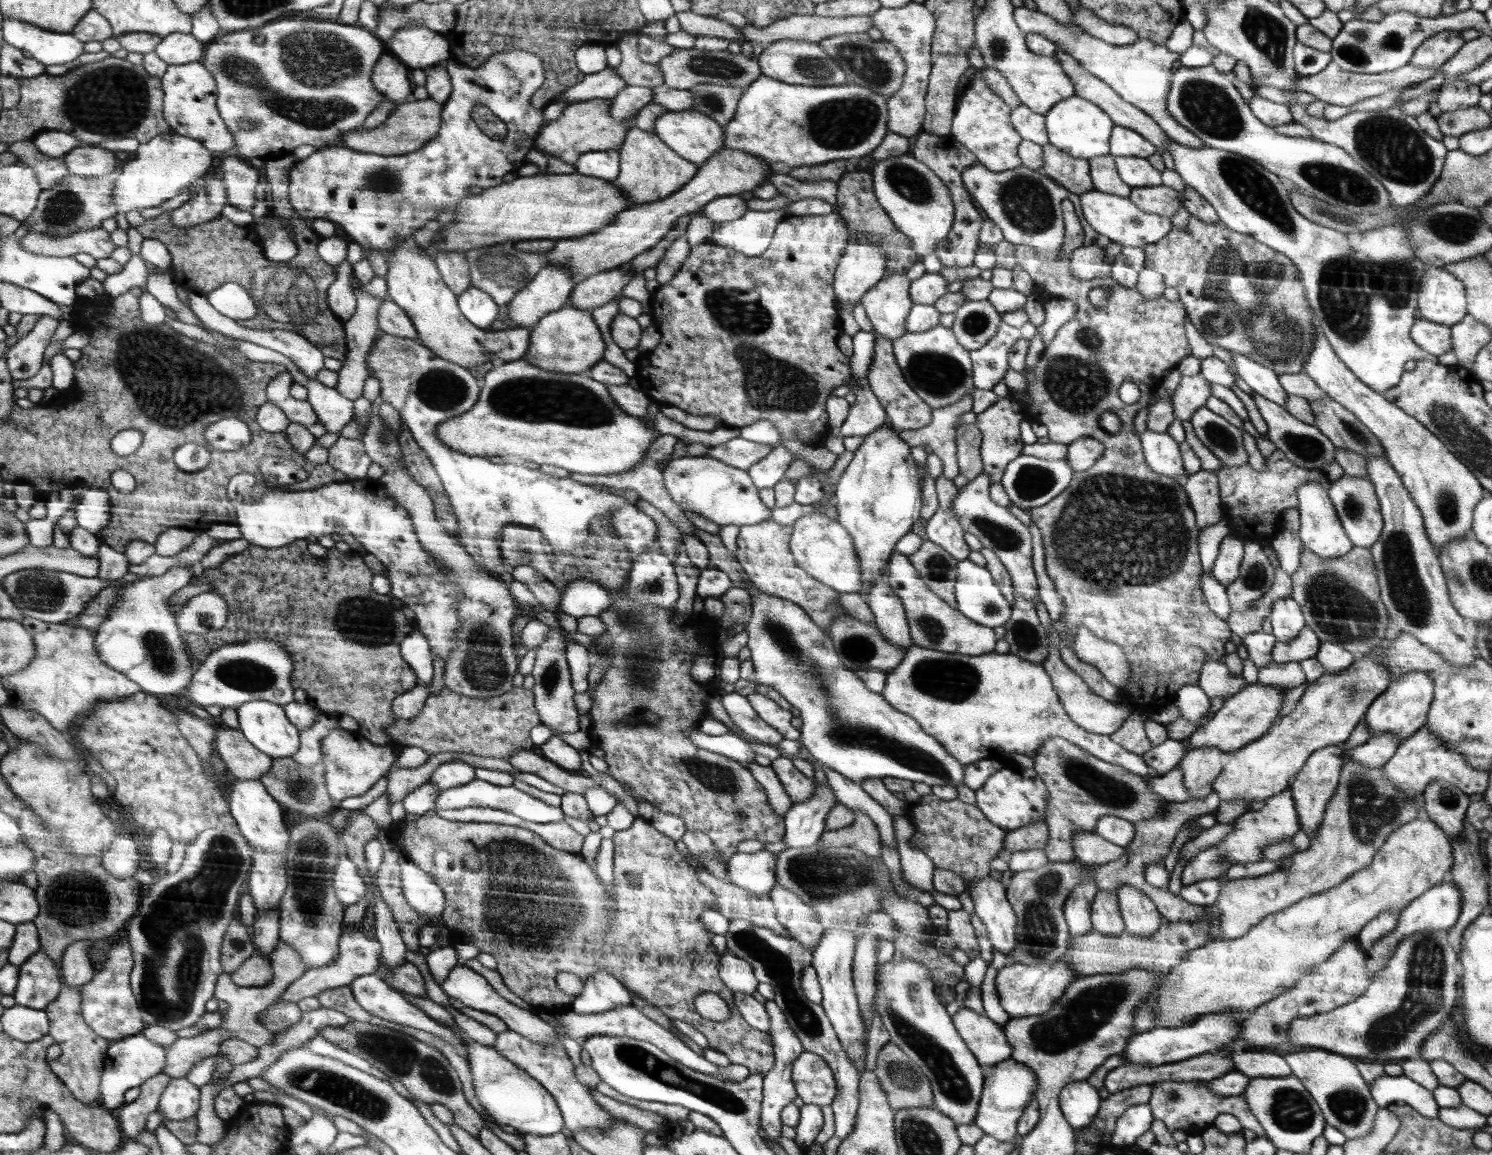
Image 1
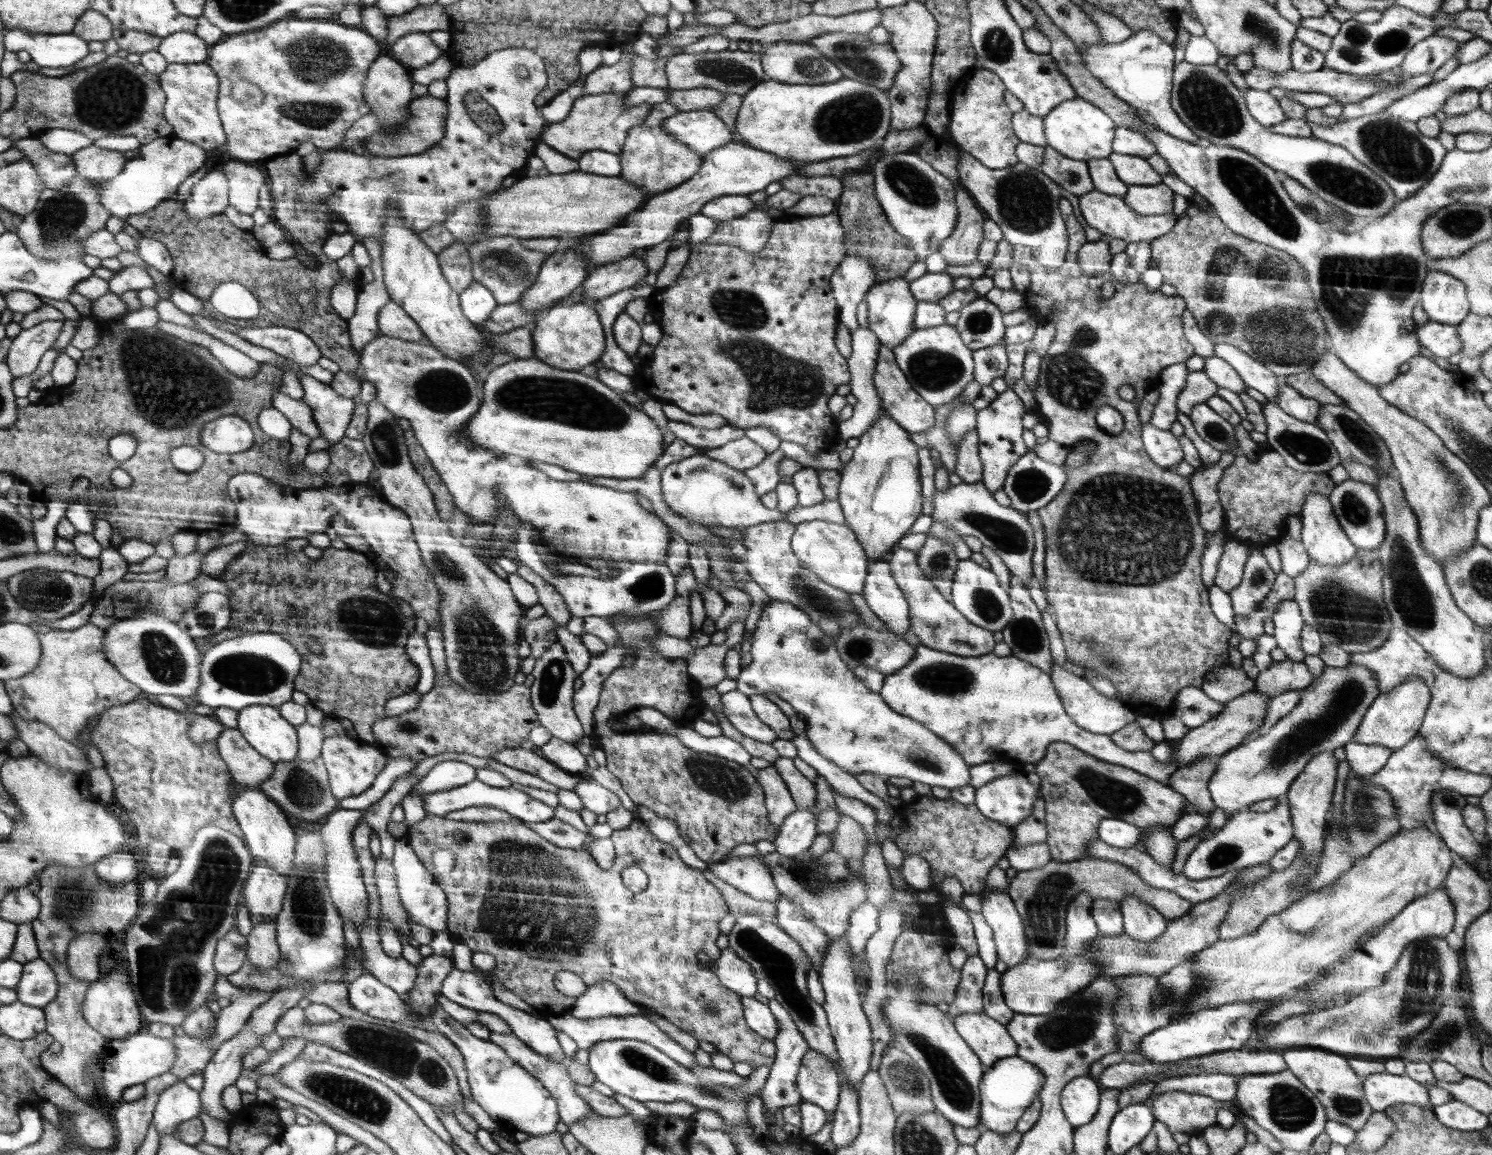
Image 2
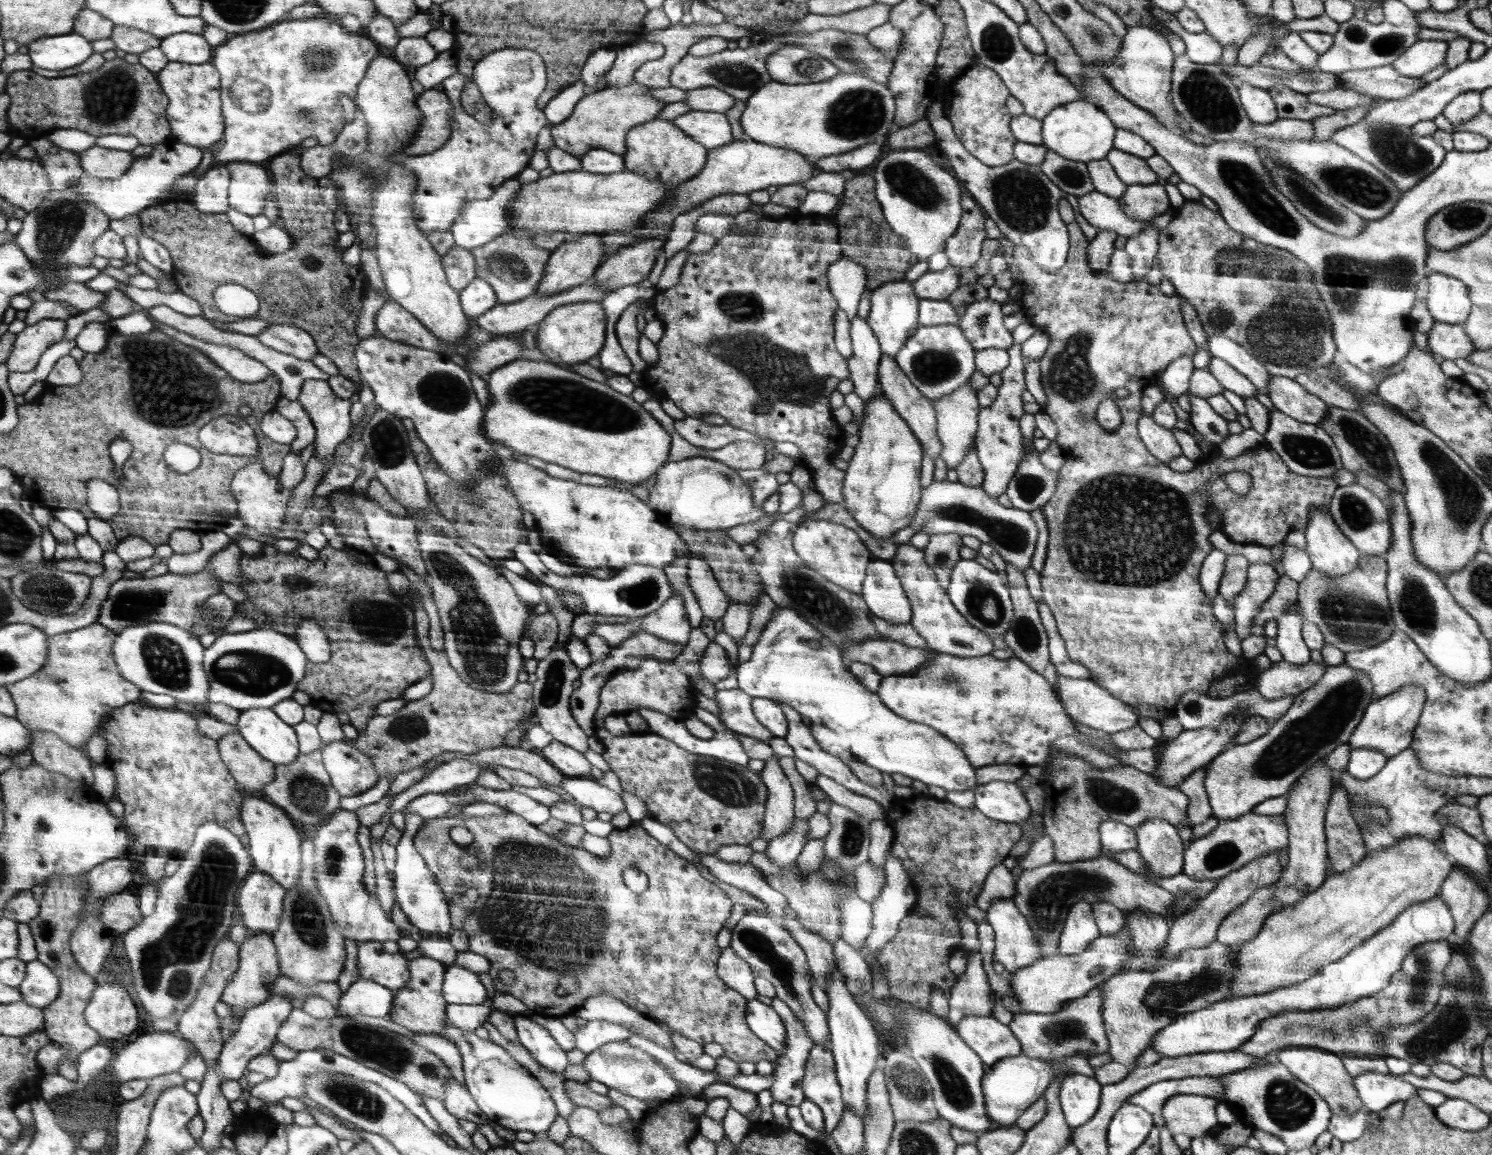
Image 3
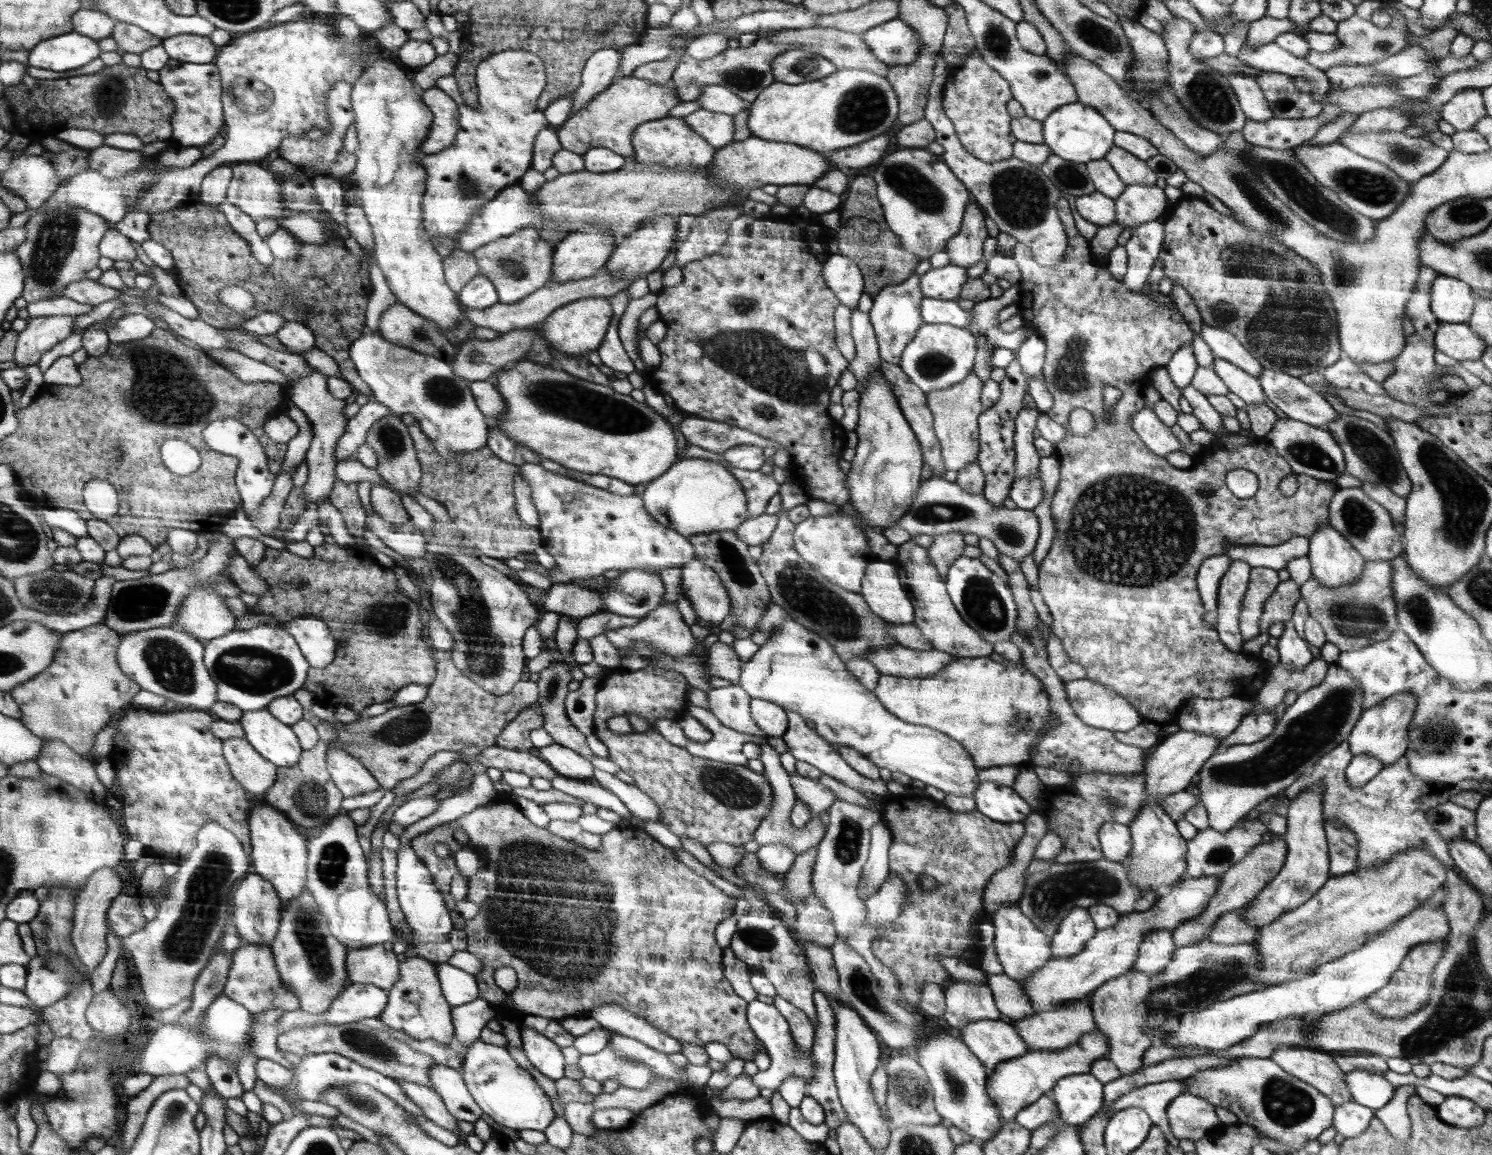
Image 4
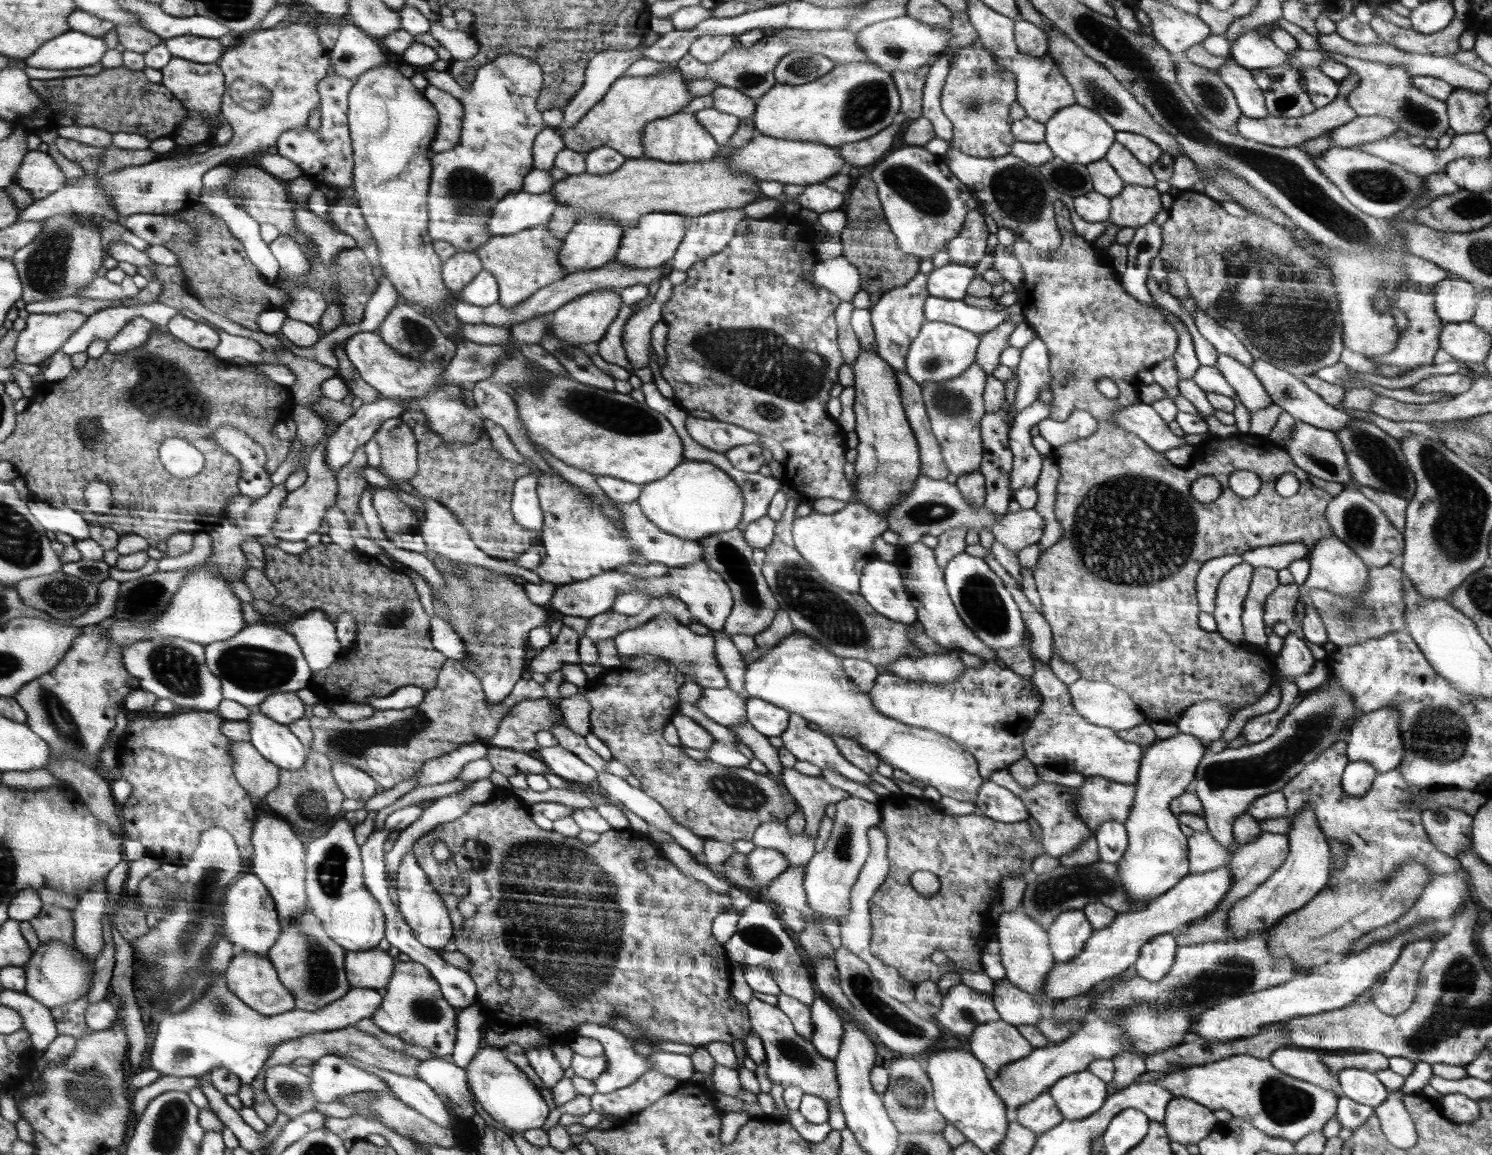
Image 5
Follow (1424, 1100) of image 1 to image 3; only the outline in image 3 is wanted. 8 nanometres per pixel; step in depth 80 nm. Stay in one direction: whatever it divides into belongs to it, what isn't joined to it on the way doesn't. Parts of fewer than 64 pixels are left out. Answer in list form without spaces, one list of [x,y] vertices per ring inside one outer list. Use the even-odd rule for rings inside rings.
[[[1364,1073],[1354,1076],[1353,1079],[1360,1100],[1372,1113],[1380,1113],[1398,1100],[1405,1102],[1418,1095],[1418,1088],[1413,1084],[1390,1073]]]

